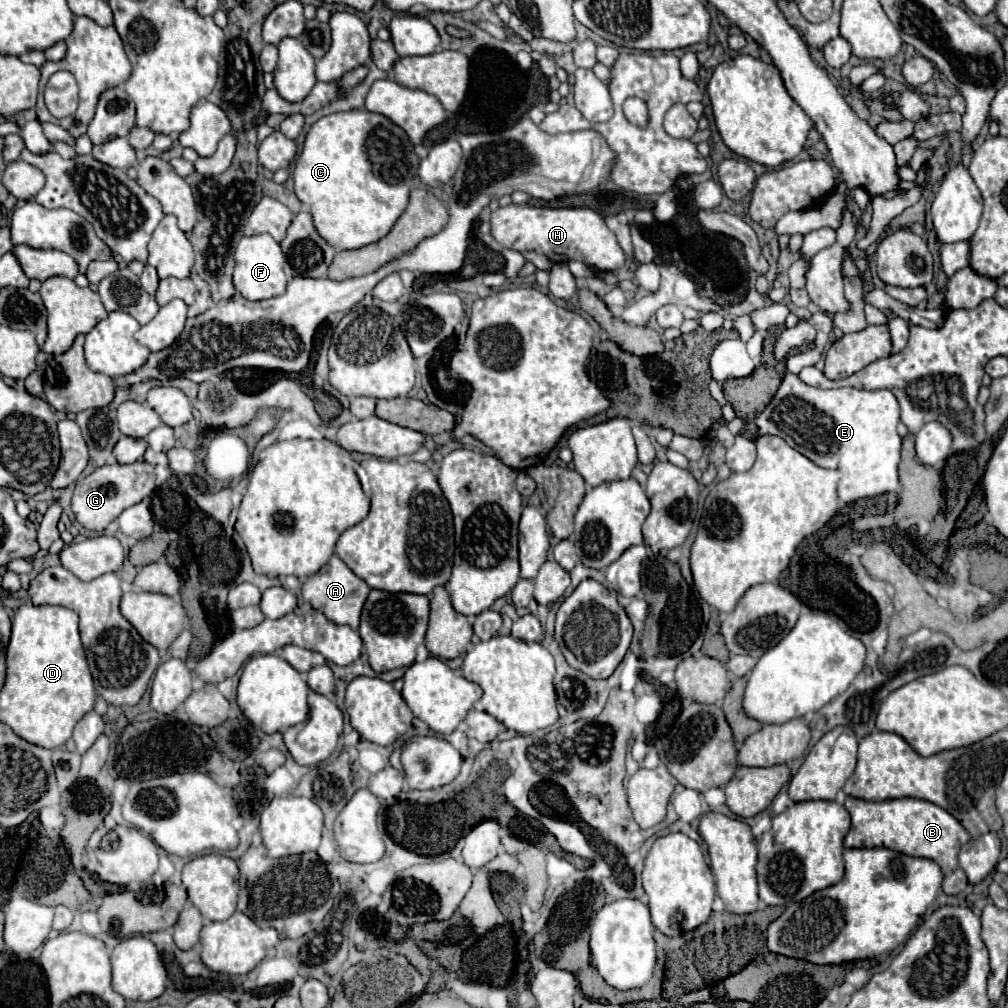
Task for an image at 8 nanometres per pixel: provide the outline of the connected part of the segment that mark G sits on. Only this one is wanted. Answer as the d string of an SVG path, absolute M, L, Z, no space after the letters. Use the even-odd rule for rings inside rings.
M138 460L132 464L112 464L112 466L102 466L96 468L92 474L84 476L80 482L76 482L74 496L72 496L72 512L76 520L86 528L86 530L96 530L104 532L104 528L120 516L122 510L138 504L146 496L152 494L156 476L154 476L154 466Z

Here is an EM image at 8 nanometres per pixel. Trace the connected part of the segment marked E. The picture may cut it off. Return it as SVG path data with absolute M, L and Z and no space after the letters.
M788 372L770 400L770 404L756 416L758 436L774 434L782 436L792 448L814 460L818 466L824 468L836 468L842 472L840 478L840 500L852 502L858 498L872 498L884 492L898 492L898 462L900 462L900 446L902 438L896 432L896 426L900 422L900 408L896 396L882 388L882 390L860 390L860 388L838 388L838 390L822 390L812 388L806 382L798 380L798 374Z

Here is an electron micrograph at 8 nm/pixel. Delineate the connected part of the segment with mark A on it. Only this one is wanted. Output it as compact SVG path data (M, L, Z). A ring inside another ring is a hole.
M336 554L314 576L310 576L302 586L302 596L306 602L312 604L312 608L324 612L324 616L328 620L332 620L336 624L346 624L354 630L358 630L360 612L362 612L362 606L364 606L368 594L370 594L370 586L362 578L358 578Z

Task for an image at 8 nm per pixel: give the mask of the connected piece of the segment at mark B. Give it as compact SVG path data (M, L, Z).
M846 798L846 810L852 816L852 828L844 838L845 848L876 848L884 846L908 856L934 860L944 874L958 866L958 850L970 840L962 824L944 808L918 798L896 798L884 802L868 802L860 798Z

